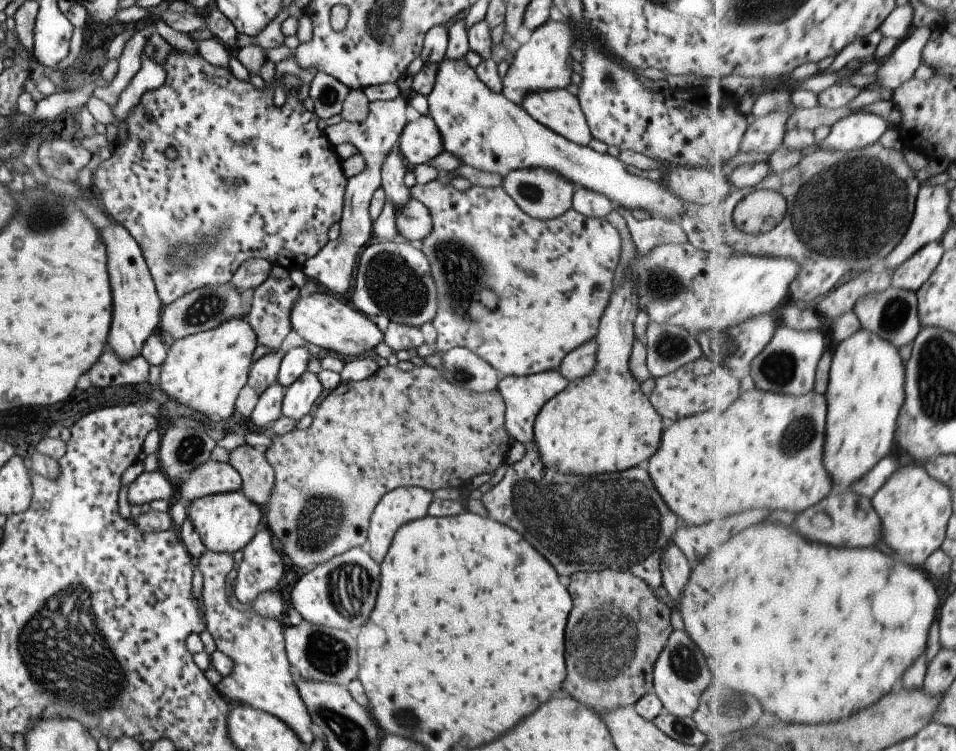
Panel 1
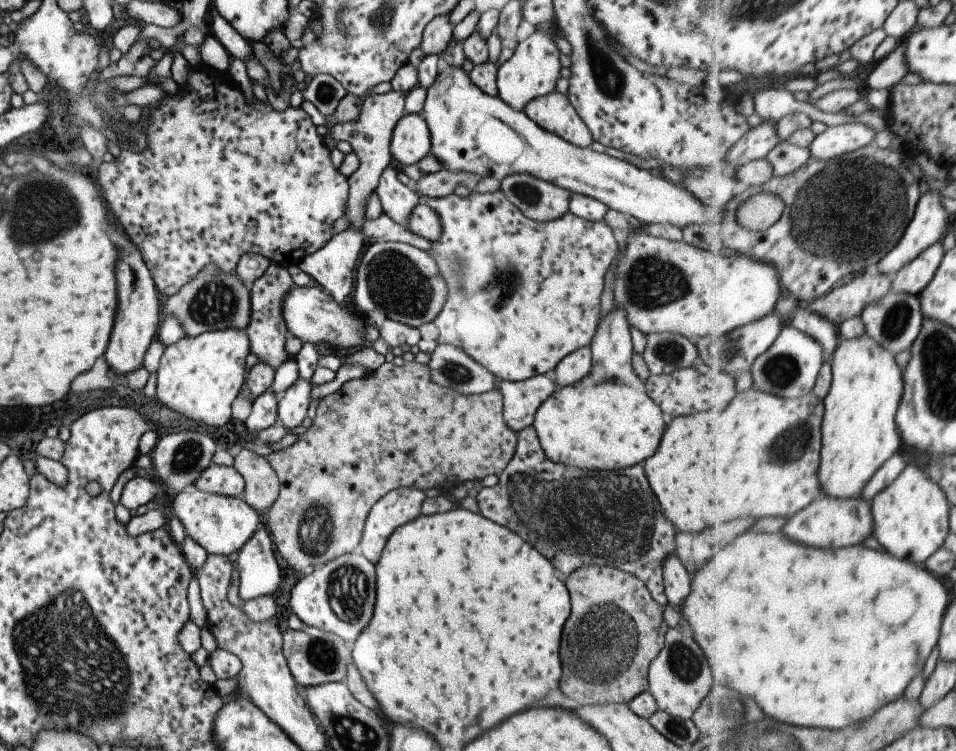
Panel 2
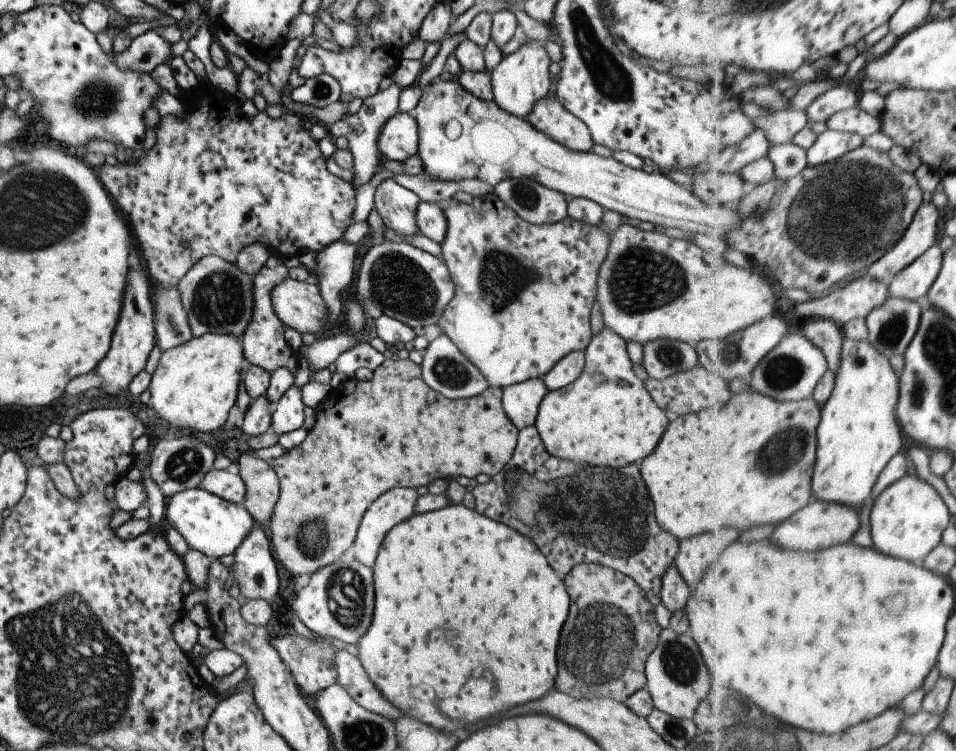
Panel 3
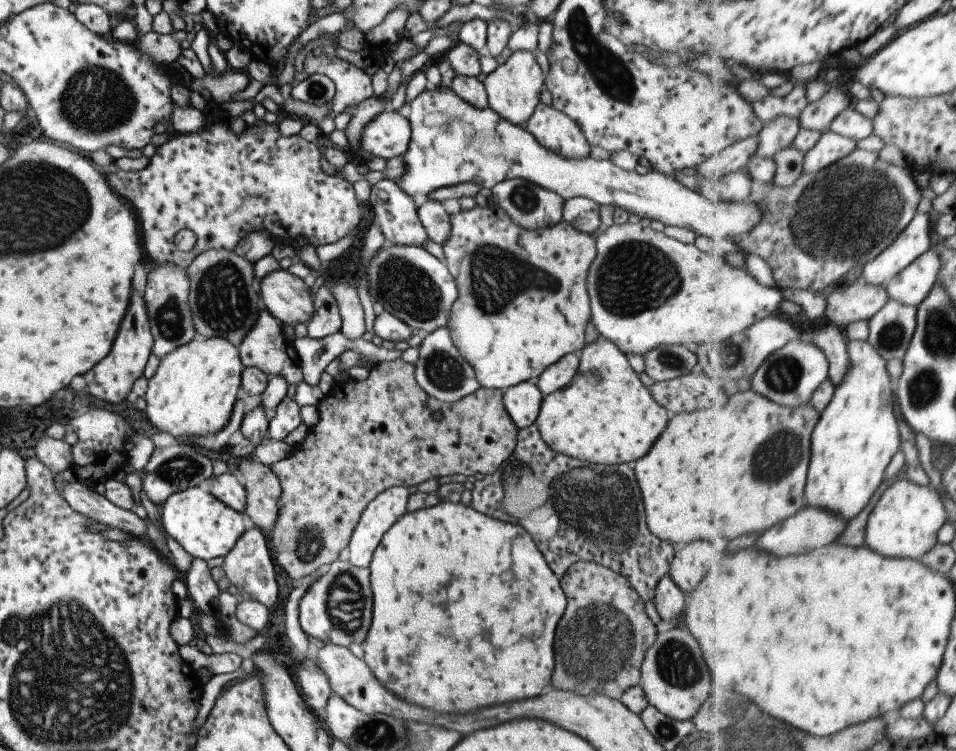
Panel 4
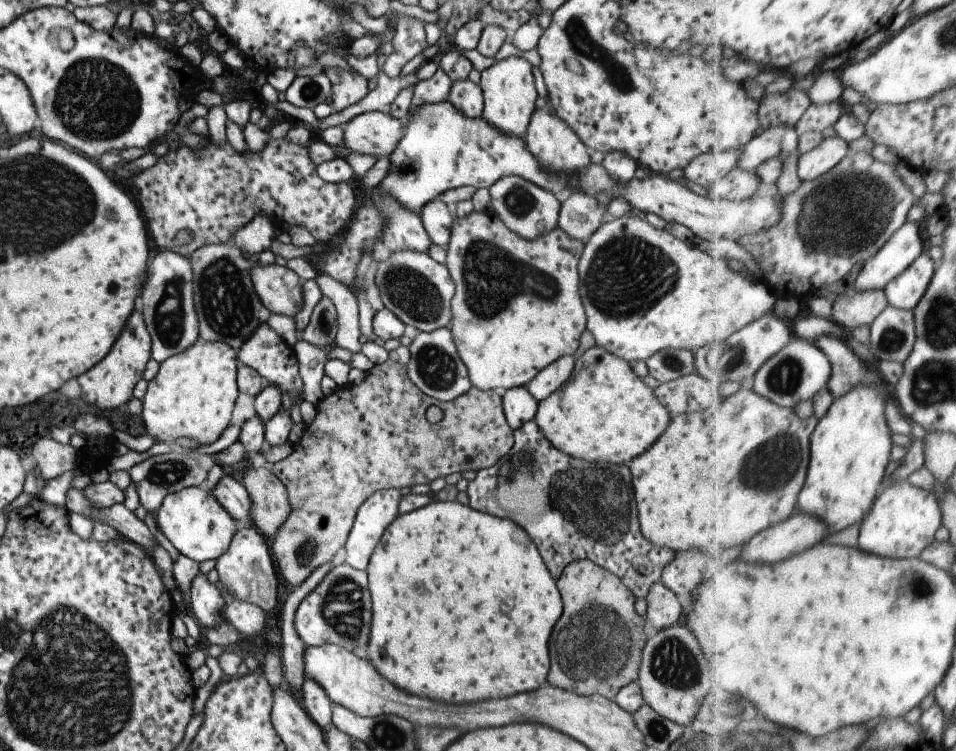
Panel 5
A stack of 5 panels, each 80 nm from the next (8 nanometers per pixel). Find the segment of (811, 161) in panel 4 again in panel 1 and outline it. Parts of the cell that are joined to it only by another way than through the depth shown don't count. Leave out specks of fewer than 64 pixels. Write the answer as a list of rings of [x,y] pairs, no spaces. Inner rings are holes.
[[[855,111],[838,120],[818,144],[820,149],[825,150],[847,152],[862,149],[875,144],[889,128],[888,120],[882,116],[871,111]]]

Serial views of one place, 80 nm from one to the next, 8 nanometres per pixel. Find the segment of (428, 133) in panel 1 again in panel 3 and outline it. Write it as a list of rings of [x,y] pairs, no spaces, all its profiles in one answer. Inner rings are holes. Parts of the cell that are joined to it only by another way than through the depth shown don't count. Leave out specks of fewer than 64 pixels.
[[[411,112],[396,113],[384,124],[378,140],[384,160],[402,163],[418,154],[418,126]]]

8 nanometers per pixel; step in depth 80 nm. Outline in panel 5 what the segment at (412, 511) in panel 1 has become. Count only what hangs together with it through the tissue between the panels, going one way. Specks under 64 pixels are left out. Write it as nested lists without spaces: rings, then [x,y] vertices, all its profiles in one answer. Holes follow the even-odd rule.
[[[392,488],[374,492],[363,501],[343,545],[345,563],[360,571],[366,569],[374,546],[398,515],[401,497],[399,489]]]

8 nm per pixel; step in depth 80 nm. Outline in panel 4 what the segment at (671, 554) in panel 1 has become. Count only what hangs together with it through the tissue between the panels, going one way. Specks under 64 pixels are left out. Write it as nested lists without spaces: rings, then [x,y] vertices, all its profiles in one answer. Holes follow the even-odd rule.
[[[663,575],[655,585],[653,604],[661,620],[665,622],[673,618],[681,617],[685,605],[686,596],[682,590],[671,580],[671,577]]]

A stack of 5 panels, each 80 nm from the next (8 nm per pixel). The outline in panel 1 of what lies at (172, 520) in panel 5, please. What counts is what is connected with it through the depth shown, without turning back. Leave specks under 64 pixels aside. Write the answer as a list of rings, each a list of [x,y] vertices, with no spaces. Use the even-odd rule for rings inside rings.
[[[240,490],[191,499],[185,506],[185,522],[199,535],[203,546],[216,553],[229,556],[242,548],[254,537],[261,523],[259,507]]]

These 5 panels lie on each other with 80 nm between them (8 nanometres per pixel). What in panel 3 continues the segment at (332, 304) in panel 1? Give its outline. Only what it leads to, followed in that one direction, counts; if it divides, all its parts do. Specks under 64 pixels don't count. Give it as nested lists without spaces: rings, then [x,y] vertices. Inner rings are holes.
[[[288,276],[273,287],[270,299],[279,320],[299,332],[323,338],[333,330],[326,330],[328,310],[319,294],[318,286],[294,281]]]

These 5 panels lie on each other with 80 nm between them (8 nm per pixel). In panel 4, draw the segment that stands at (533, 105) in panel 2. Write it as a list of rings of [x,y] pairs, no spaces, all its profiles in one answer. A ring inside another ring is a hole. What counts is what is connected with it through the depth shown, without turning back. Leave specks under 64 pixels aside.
[[[539,101],[524,128],[536,138],[536,143],[552,150],[552,153],[568,159],[583,158],[590,154],[591,146],[579,125],[551,105]]]

